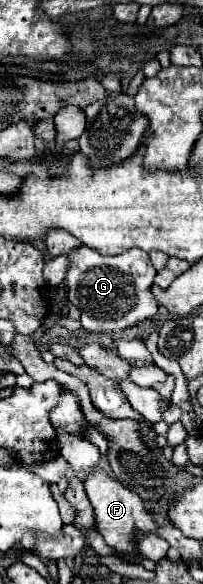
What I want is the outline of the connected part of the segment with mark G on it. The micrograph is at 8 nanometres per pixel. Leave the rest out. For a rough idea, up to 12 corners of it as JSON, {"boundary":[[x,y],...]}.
{"boundary":[[148,253],[66,257],[86,331],[110,335],[156,315]]}

